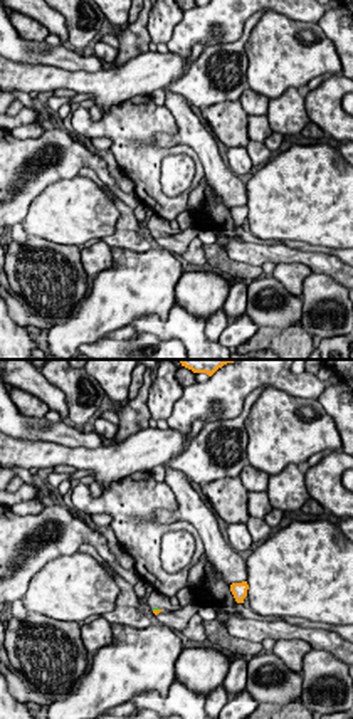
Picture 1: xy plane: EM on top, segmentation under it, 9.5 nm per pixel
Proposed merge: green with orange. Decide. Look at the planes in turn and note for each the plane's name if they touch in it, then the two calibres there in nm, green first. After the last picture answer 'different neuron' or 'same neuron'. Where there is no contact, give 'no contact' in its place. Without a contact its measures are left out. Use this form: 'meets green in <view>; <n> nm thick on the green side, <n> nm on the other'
meets green in xy; 30 nm thick on the green side, 50 nm on the other

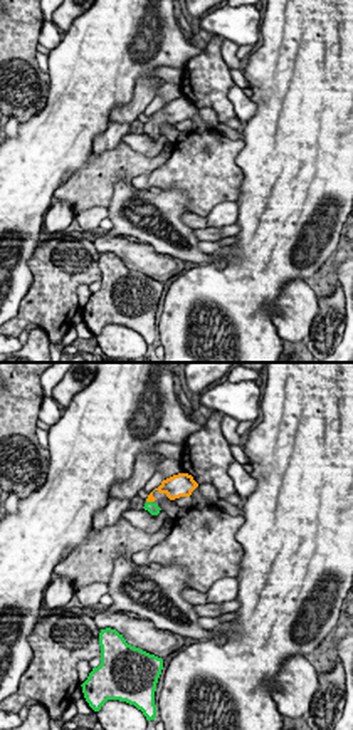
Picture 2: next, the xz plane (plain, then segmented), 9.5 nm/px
meets green in xz; 120 nm thick on the green side, 160 nm on the other

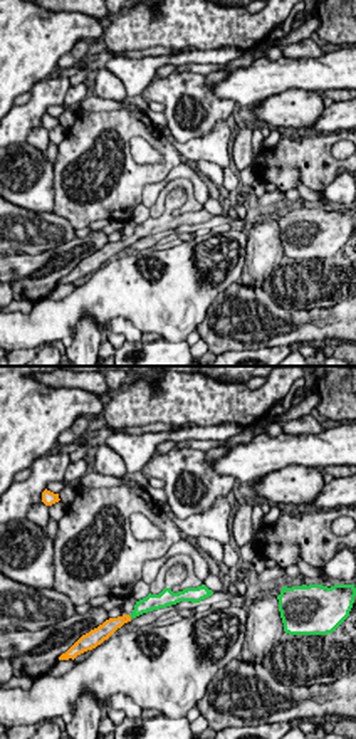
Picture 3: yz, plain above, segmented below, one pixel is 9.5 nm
no contact

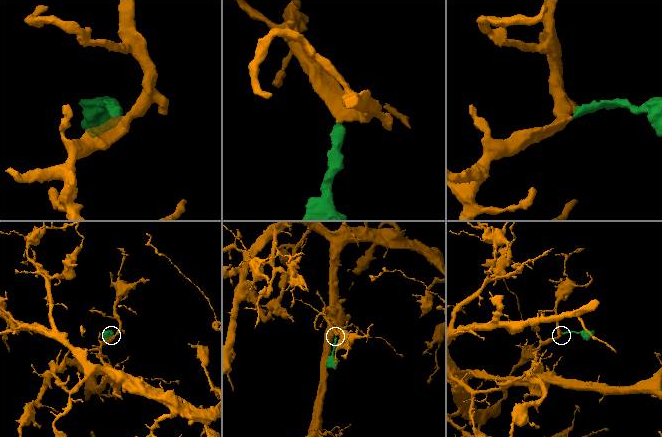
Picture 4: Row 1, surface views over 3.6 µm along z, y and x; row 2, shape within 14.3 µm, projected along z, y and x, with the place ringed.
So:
same neuron

